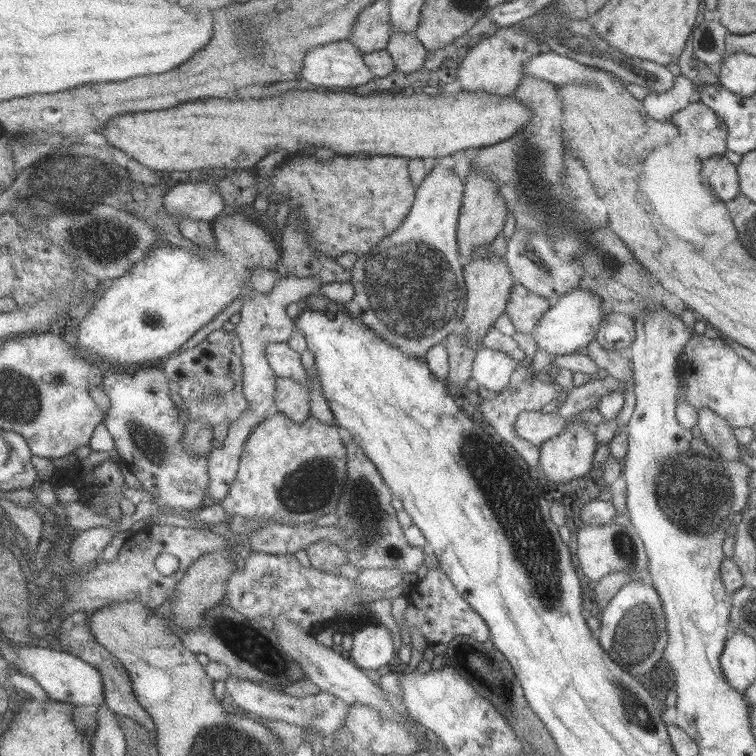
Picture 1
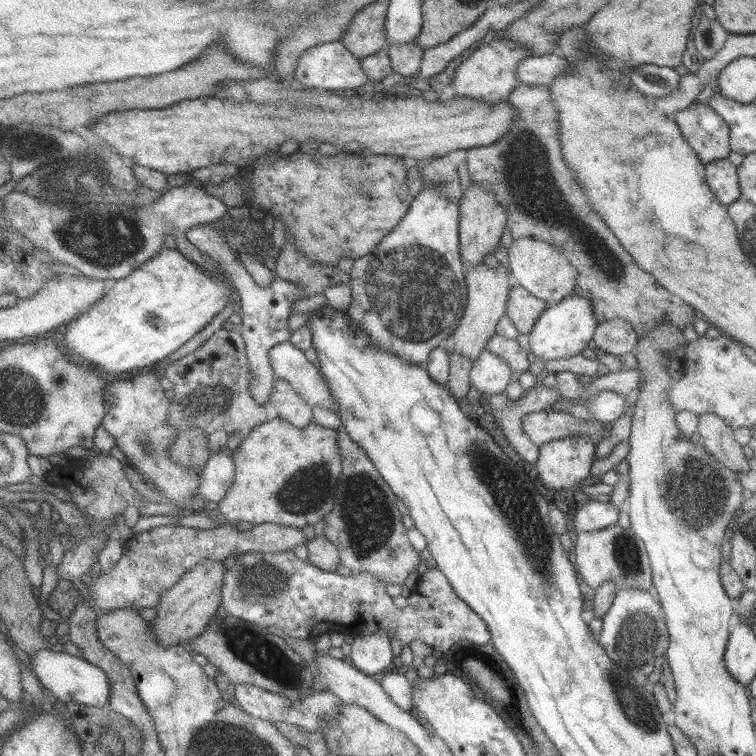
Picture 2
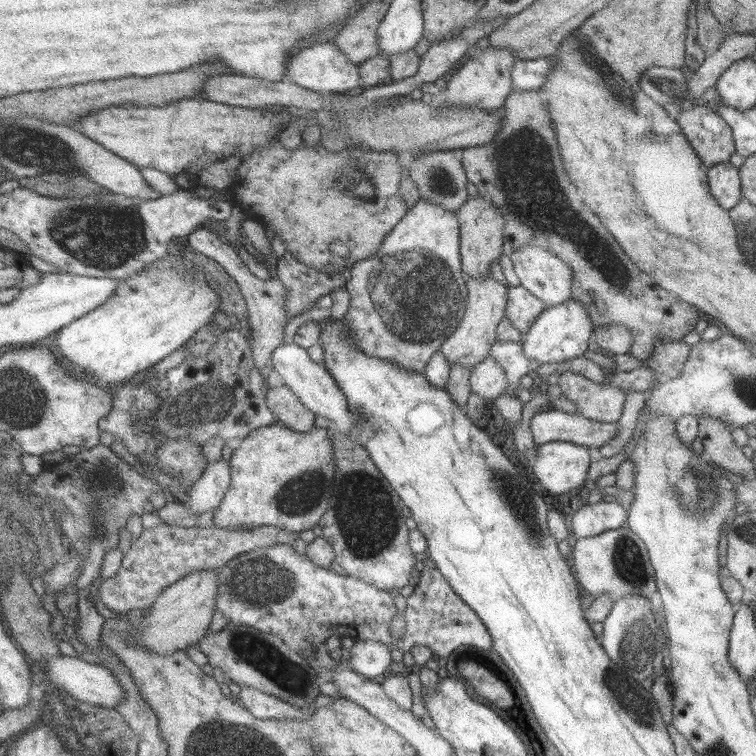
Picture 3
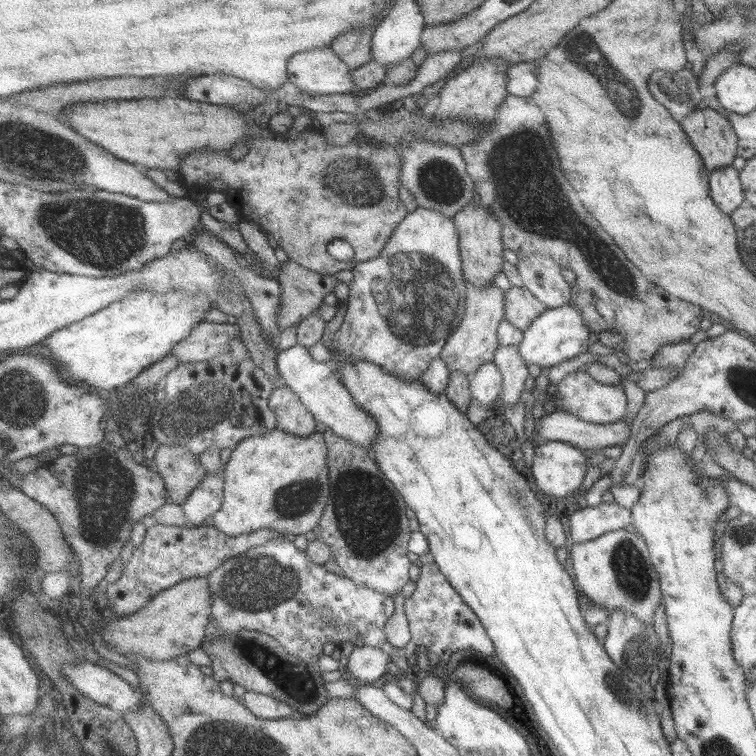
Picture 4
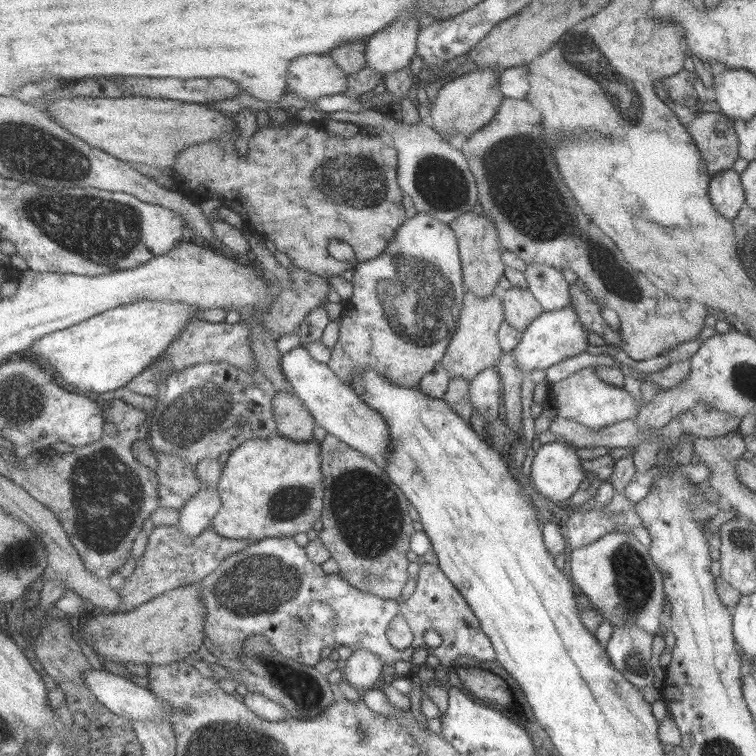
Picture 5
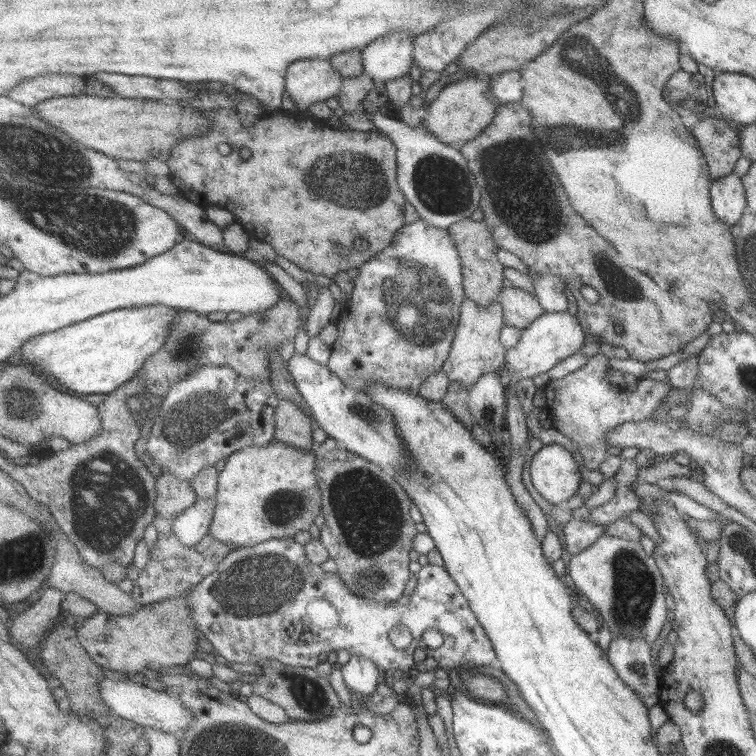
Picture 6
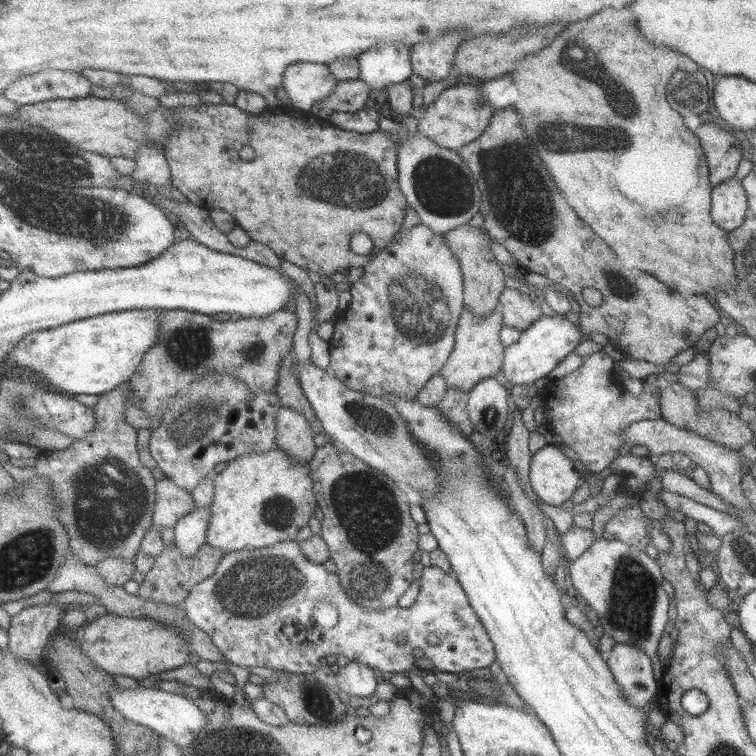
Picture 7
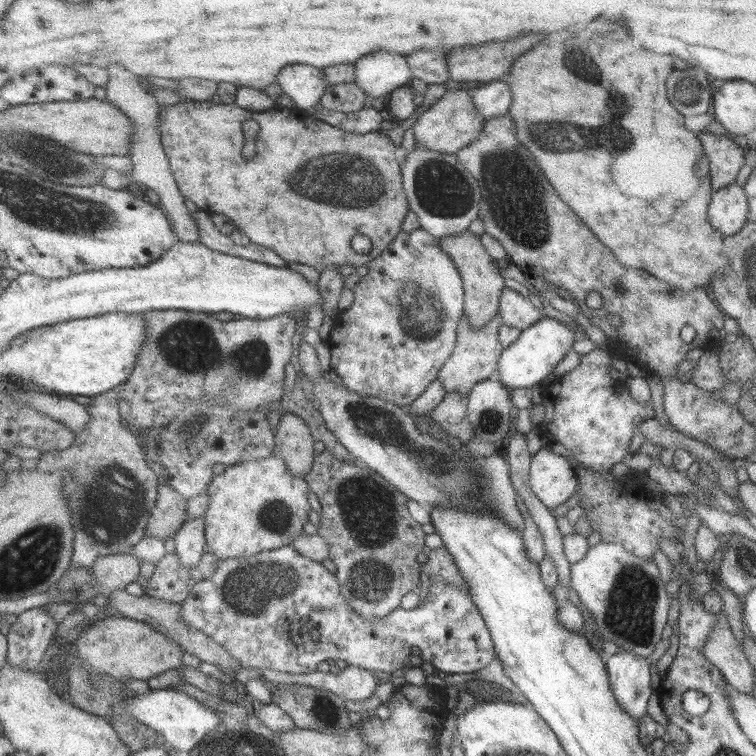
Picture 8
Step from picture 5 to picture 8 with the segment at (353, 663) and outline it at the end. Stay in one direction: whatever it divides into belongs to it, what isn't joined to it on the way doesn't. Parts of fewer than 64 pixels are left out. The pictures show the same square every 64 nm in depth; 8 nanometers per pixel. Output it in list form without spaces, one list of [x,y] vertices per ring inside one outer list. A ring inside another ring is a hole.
[[[348,665],[340,673],[321,672],[319,682],[323,688],[332,690],[345,700],[367,700],[375,690],[383,677],[376,672],[361,668],[360,666]]]

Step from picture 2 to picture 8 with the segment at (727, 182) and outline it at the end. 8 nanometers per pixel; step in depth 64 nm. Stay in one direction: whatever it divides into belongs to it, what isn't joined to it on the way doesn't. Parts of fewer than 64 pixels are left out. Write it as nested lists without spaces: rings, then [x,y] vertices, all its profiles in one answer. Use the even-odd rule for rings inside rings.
[[[733,181],[712,191],[708,221],[723,236],[736,233],[748,220],[748,202],[743,187]]]

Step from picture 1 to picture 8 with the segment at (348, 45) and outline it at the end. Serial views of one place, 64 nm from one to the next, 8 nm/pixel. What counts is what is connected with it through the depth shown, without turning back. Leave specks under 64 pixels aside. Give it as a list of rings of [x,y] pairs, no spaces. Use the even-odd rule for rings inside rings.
[[[292,64],[280,72],[278,82],[285,98],[291,98],[299,109],[309,111],[320,104],[332,85],[324,69],[310,64]]]

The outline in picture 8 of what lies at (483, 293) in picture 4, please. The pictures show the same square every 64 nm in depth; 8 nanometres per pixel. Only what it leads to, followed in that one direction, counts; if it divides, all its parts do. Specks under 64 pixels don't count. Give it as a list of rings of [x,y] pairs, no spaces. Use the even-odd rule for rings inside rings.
[[[464,316],[458,328],[458,347],[438,374],[438,378],[443,381],[447,394],[449,392],[459,392],[463,396],[469,396],[481,380],[490,378],[491,374],[497,370],[497,360],[500,359],[504,349],[503,344],[498,340],[499,326],[501,326],[501,318],[495,316],[489,324],[475,330],[469,322],[469,316]]]

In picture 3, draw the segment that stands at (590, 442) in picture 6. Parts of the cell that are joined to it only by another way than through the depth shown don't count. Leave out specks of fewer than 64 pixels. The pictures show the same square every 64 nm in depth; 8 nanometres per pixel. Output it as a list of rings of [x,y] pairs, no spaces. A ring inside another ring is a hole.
[[[572,372],[559,373],[556,384],[563,396],[577,407],[578,414],[602,423],[615,423],[621,416],[625,394]]]

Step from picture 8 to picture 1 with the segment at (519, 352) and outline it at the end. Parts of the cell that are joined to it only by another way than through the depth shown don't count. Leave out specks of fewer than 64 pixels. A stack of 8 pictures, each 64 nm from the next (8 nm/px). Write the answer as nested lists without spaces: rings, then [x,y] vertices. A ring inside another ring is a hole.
[[[579,287],[573,288],[551,305],[547,313],[543,314],[542,320],[531,334],[536,348],[543,349],[554,356],[575,353],[577,348],[586,348],[588,342],[594,339],[603,318],[601,310],[601,298],[595,292]]]

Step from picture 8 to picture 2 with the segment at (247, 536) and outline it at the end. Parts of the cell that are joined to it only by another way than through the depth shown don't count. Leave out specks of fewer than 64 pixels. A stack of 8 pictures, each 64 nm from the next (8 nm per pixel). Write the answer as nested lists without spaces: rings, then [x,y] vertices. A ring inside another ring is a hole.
[[[273,414],[266,422],[257,425],[240,444],[236,452],[236,479],[230,486],[227,496],[217,505],[220,514],[215,523],[218,526],[244,520],[253,525],[275,523],[278,525],[303,528],[307,524],[324,520],[335,508],[338,484],[344,471],[342,448],[338,443],[338,429],[325,428],[316,421],[308,427],[299,428]]]

